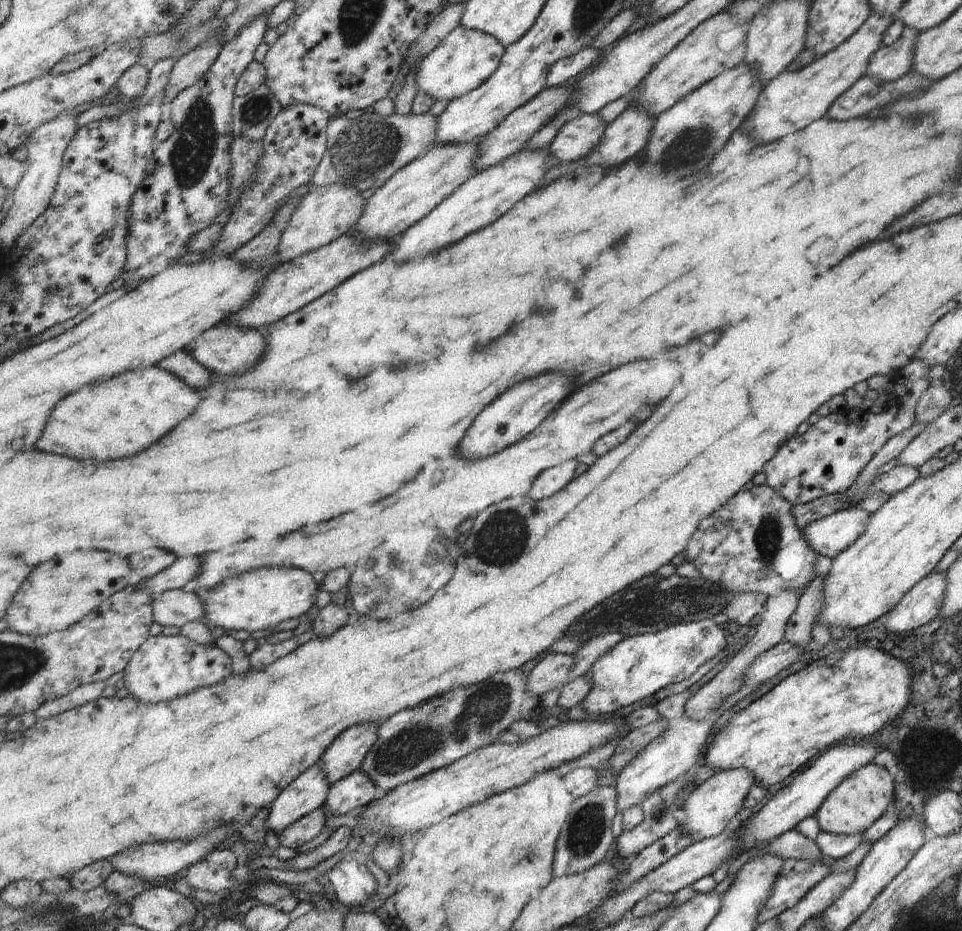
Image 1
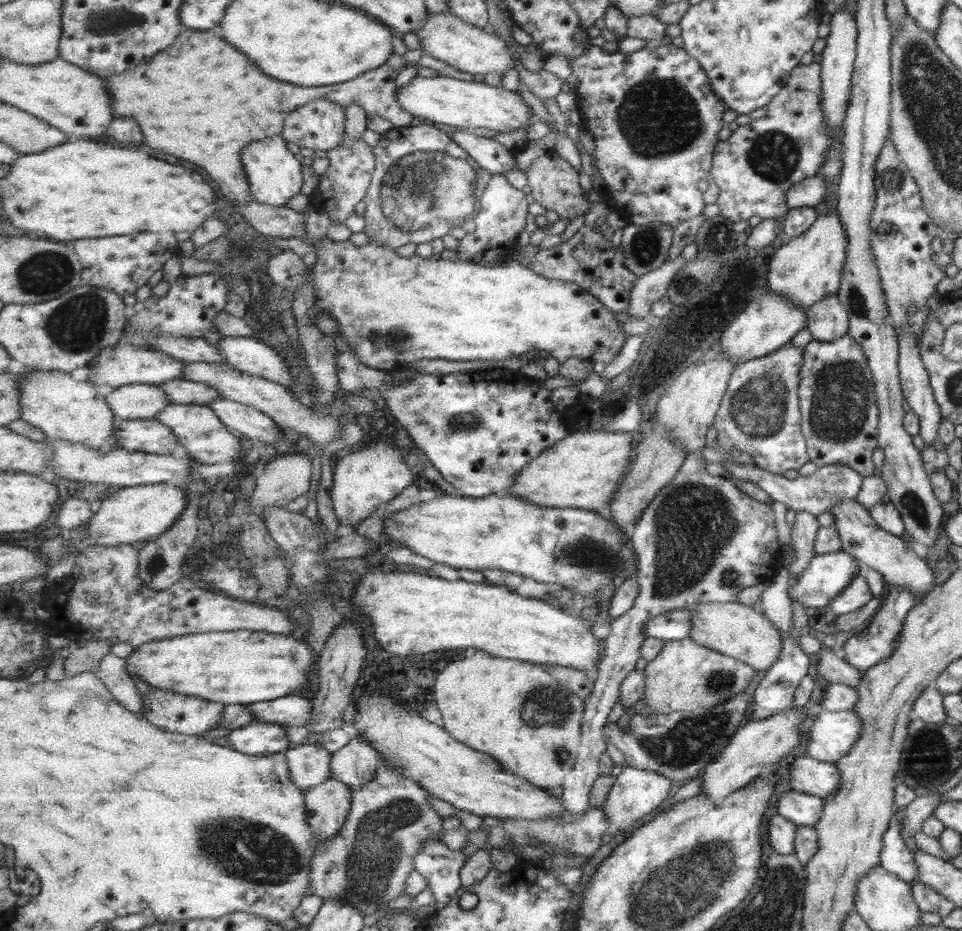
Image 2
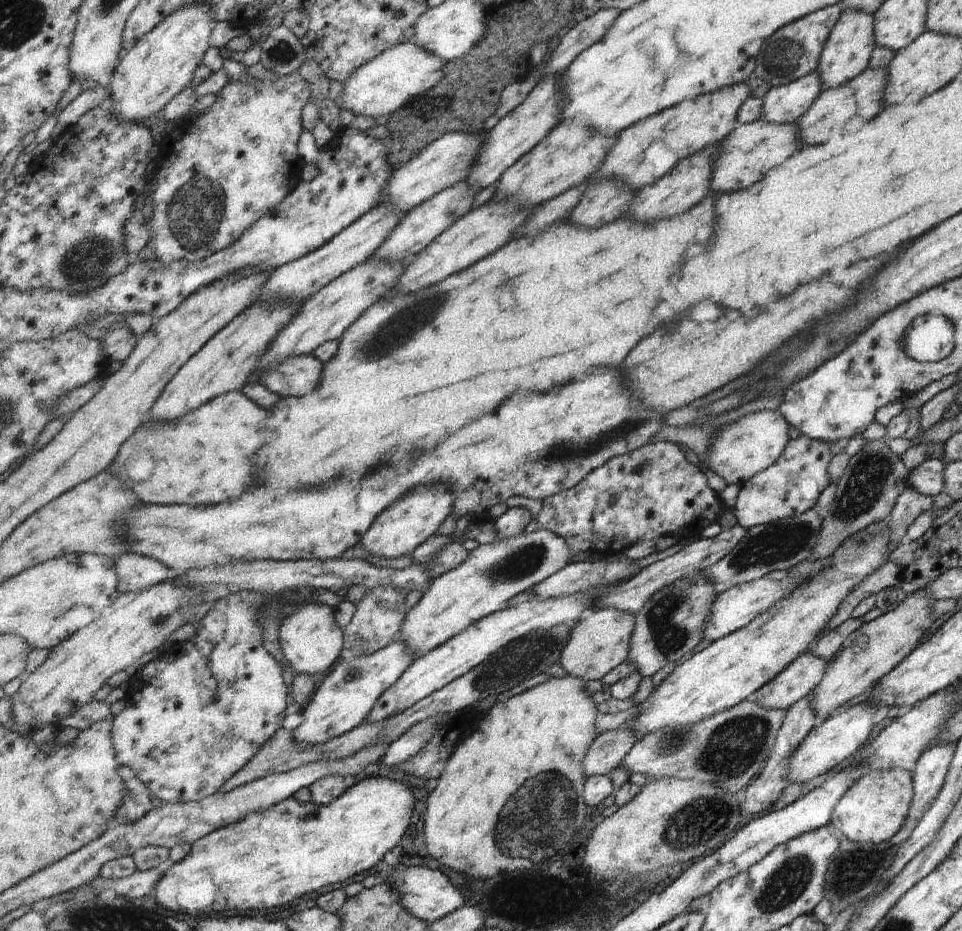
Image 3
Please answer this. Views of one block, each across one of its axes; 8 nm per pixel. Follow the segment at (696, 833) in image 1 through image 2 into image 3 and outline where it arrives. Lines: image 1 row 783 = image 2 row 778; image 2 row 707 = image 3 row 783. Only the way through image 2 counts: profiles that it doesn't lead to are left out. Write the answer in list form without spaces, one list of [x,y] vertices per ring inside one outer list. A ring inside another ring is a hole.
[[[871,702],[858,703],[839,712],[836,716],[815,724],[809,730],[809,734],[801,740],[800,746],[797,746],[791,754],[789,774],[787,774],[788,784],[803,784],[804,781],[831,770],[835,764],[851,758],[867,742],[871,730],[875,727],[873,716],[877,709],[877,706],[873,706]]]

